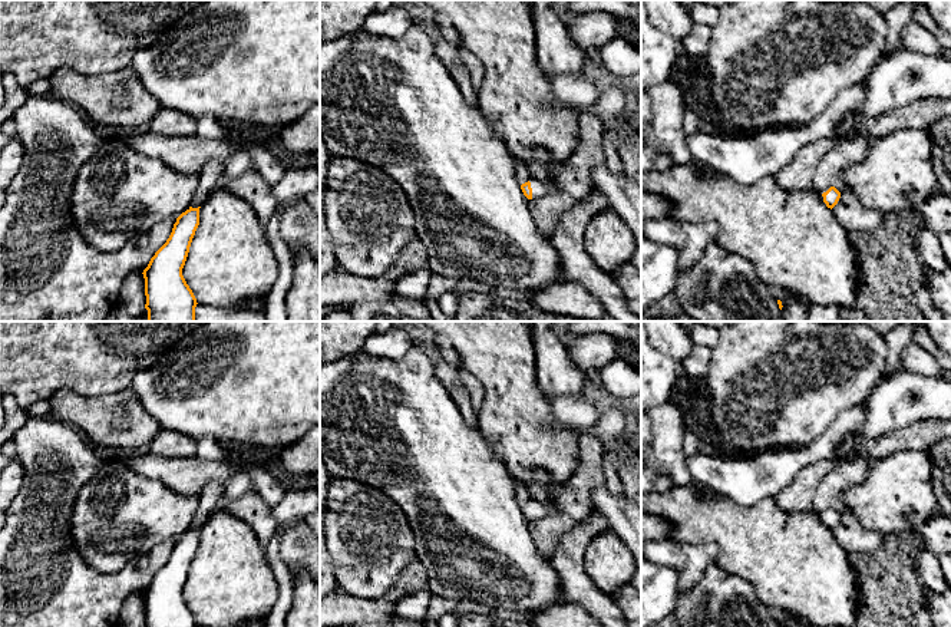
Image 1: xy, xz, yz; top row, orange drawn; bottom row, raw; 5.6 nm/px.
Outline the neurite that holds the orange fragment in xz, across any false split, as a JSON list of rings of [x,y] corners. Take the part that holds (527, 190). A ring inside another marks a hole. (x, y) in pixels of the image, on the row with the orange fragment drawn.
[[[531,178],[528,182],[522,184],[521,189],[528,199],[551,194],[551,187],[535,178]]]

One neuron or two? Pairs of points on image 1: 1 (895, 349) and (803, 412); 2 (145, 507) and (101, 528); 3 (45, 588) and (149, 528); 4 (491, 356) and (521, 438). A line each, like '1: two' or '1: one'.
1: two
2: one
3: two
4: one

